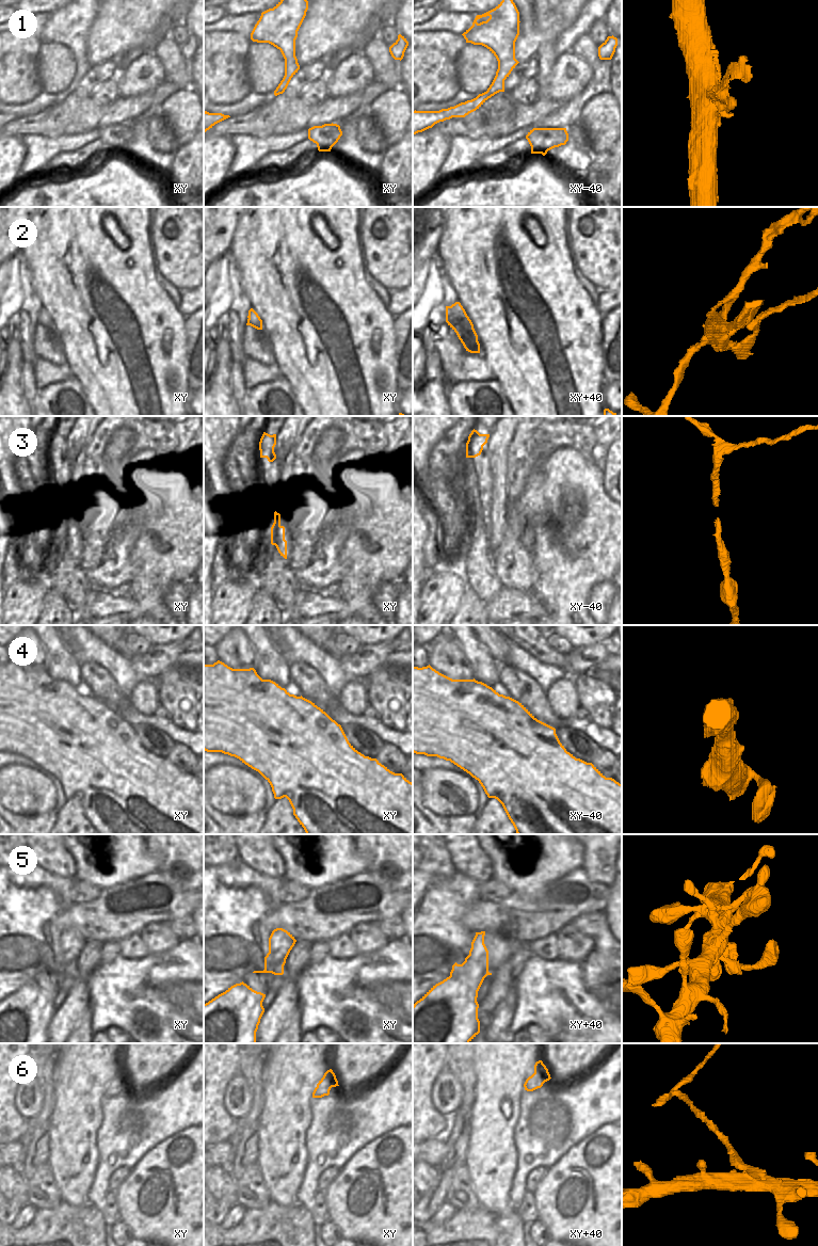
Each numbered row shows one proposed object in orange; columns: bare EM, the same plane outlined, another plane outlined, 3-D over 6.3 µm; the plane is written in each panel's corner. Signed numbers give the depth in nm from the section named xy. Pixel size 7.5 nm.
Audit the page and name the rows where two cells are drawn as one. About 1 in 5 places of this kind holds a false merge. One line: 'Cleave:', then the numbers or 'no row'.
Cleave: 2, 6

